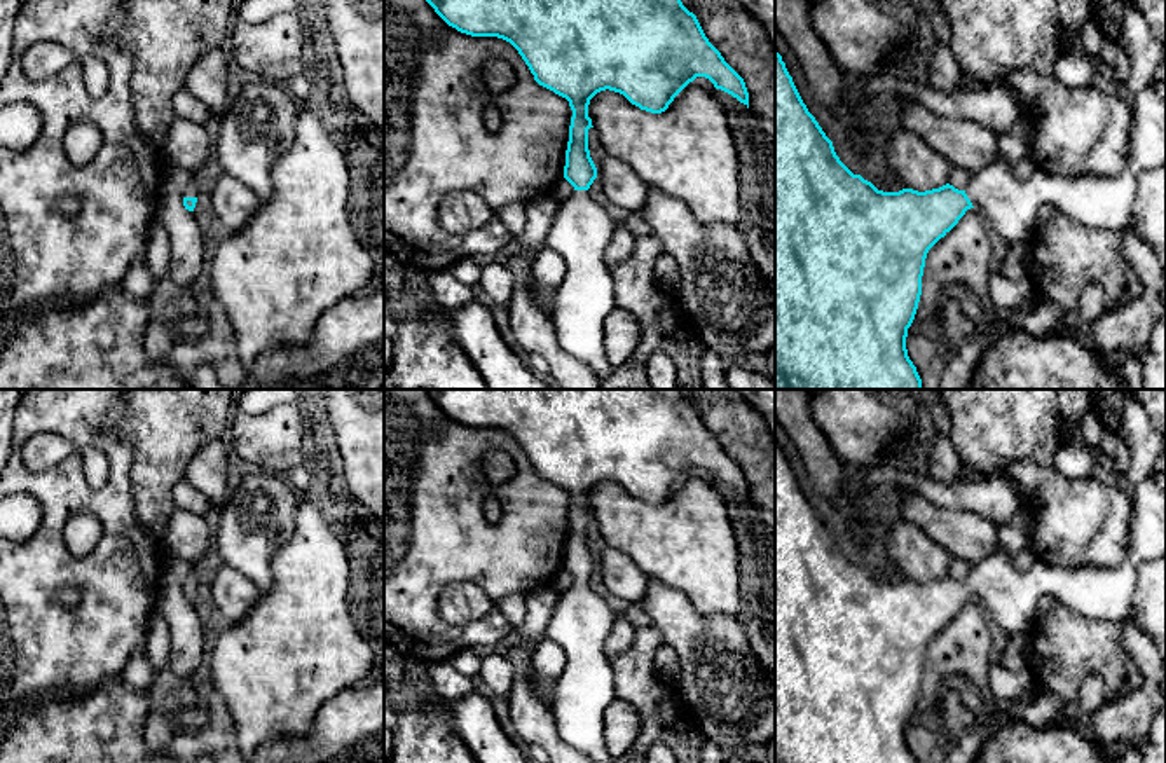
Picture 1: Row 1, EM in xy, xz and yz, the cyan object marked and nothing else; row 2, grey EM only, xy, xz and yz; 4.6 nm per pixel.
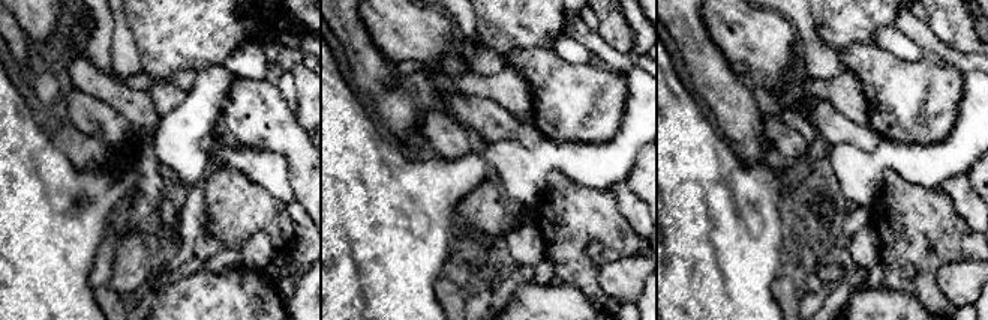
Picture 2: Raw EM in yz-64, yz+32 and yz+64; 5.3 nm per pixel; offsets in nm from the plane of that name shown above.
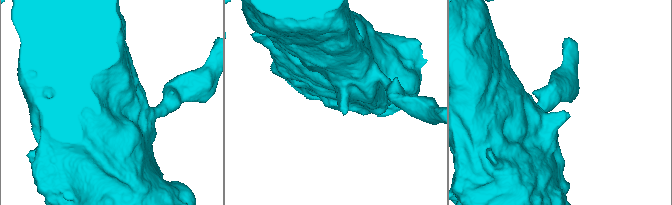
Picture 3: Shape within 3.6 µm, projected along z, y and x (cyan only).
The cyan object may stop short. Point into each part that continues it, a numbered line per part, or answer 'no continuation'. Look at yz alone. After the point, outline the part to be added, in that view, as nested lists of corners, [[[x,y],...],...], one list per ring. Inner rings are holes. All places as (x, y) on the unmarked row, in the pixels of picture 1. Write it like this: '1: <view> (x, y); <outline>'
1: yz (1009, 596); [[[1154,480],[1138,482],[1133,494],[1131,533],[1126,559],[1115,567],[1061,567],[1035,562],[1019,571],[1014,557],[1032,550],[1033,510],[1021,503],[1012,520],[997,527],[997,548],[967,567],[965,585],[986,616],[1007,636],[1028,632],[1044,597],[1063,602],[1080,616],[1121,625],[1131,618],[1131,599],[1142,564],[1166,559],[1166,487]]]

